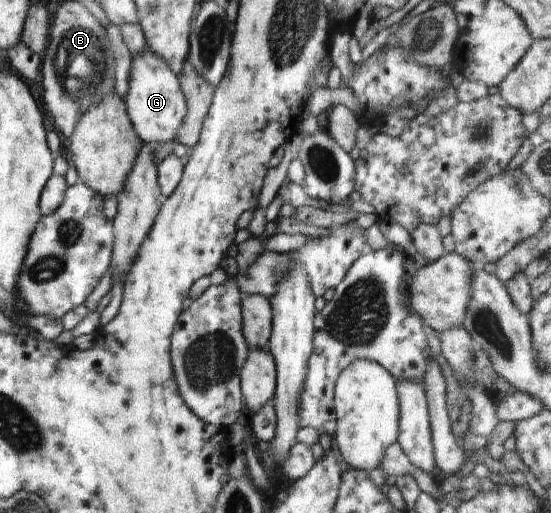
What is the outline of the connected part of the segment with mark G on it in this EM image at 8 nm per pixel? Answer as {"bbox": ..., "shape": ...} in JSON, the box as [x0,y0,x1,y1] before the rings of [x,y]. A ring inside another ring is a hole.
{"bbox":[123,49,186,144],"shape":[[[149,49],[132,58],[127,91],[128,94],[123,99],[126,103],[126,112],[142,142],[162,144],[175,140],[176,132],[186,116],[186,99],[177,75],[170,70],[165,60]]]}

